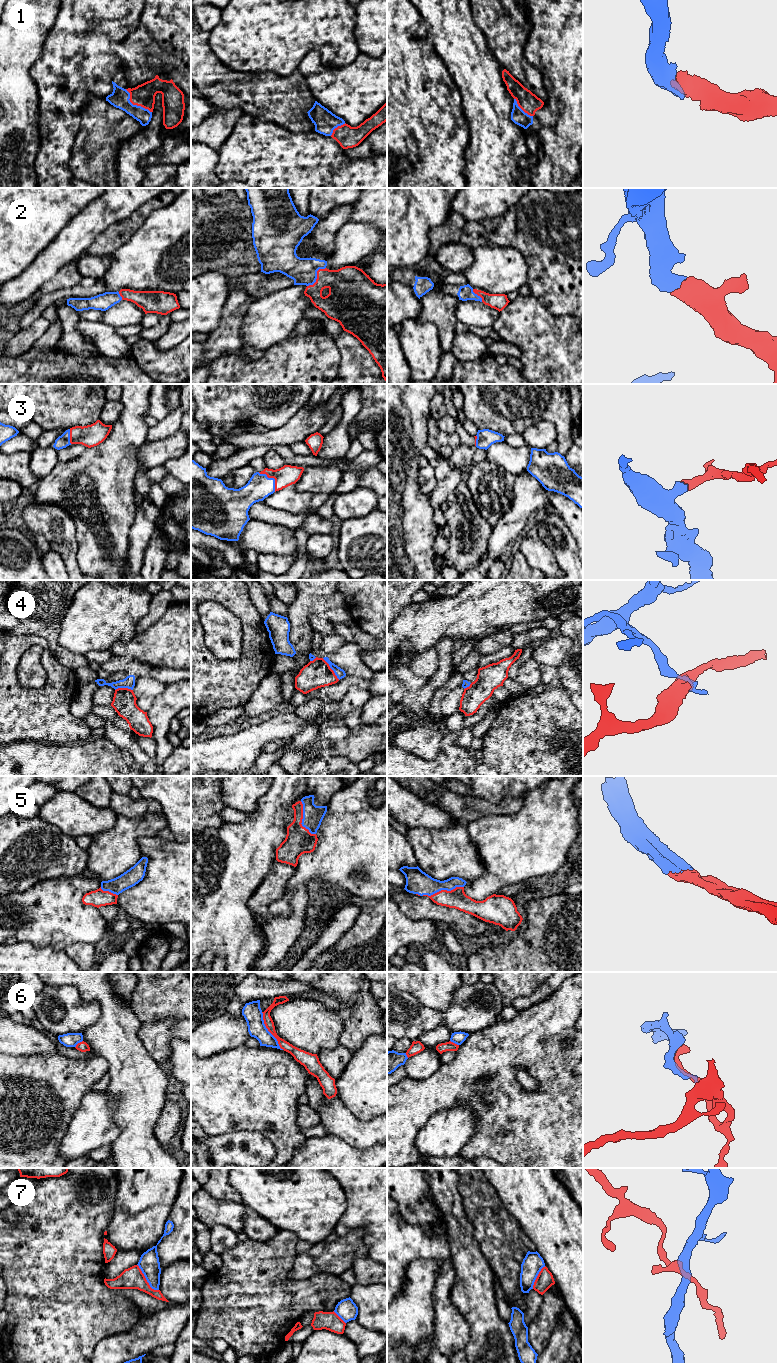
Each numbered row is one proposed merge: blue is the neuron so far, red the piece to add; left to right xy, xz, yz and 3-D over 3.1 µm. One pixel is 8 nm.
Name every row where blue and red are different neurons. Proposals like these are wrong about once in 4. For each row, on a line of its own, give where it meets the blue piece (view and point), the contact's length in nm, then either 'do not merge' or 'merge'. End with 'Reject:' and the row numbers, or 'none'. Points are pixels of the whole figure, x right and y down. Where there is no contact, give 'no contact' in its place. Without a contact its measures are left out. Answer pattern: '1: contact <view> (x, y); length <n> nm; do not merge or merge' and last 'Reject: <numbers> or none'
1: contact xy (135, 105); length 280 nm; merge
2: contact xz (316, 276); length 220 nm; merge
3: contact xz (272, 478); length 220 nm; merge
4: contact xz (331, 668); length 220 nm; do not merge
5: contact yz (442, 889); length 340 nm; merge
6: contact xz (268, 1031); length 360 nm; do not merge
7: contact xy (146, 1279); length 280 nm; do not merge
Reject: 4, 6, 7

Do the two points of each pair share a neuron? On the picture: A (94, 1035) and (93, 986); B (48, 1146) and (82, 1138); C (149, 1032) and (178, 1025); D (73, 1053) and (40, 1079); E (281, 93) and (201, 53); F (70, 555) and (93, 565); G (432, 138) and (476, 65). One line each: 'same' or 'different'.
A: same
B: different
C: same
D: different
E: same
F: different
G: different

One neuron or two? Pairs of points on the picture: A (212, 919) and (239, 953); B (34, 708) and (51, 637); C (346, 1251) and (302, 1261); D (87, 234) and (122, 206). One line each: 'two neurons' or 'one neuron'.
A: one neuron
B: two neurons
C: one neuron
D: one neuron

